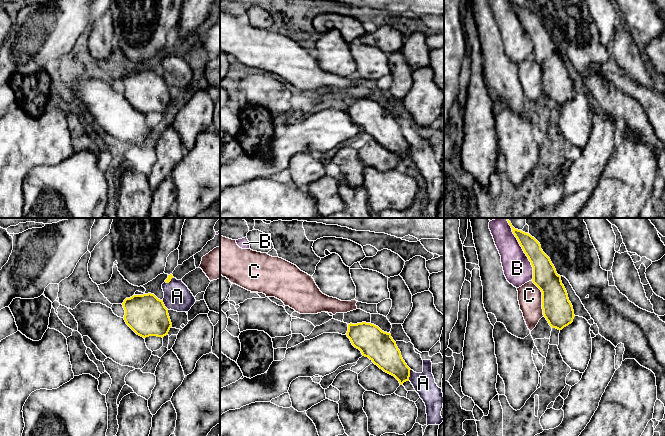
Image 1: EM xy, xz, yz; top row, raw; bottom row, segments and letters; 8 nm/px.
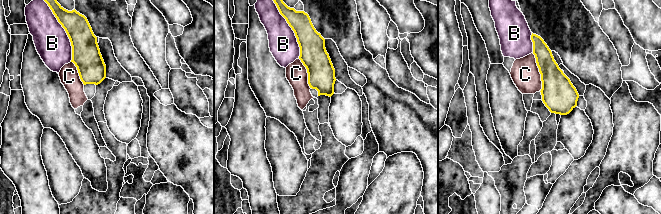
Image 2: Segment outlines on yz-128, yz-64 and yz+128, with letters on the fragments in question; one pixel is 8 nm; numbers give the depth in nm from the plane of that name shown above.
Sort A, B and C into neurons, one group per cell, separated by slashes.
A / B C

